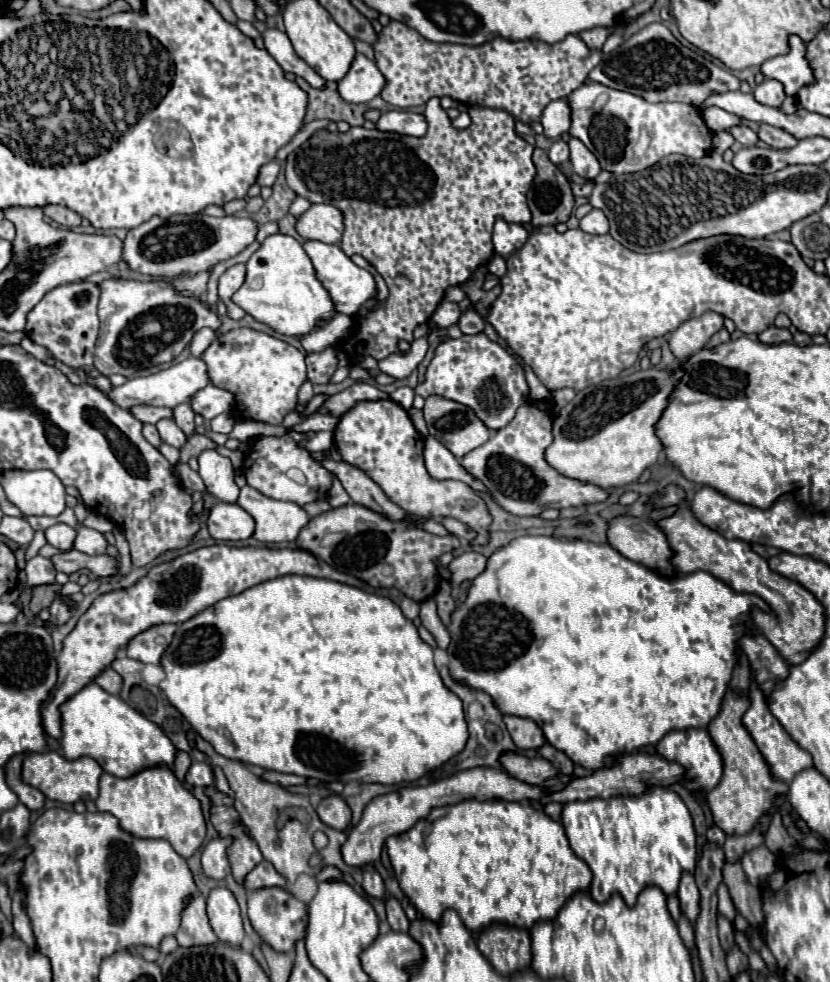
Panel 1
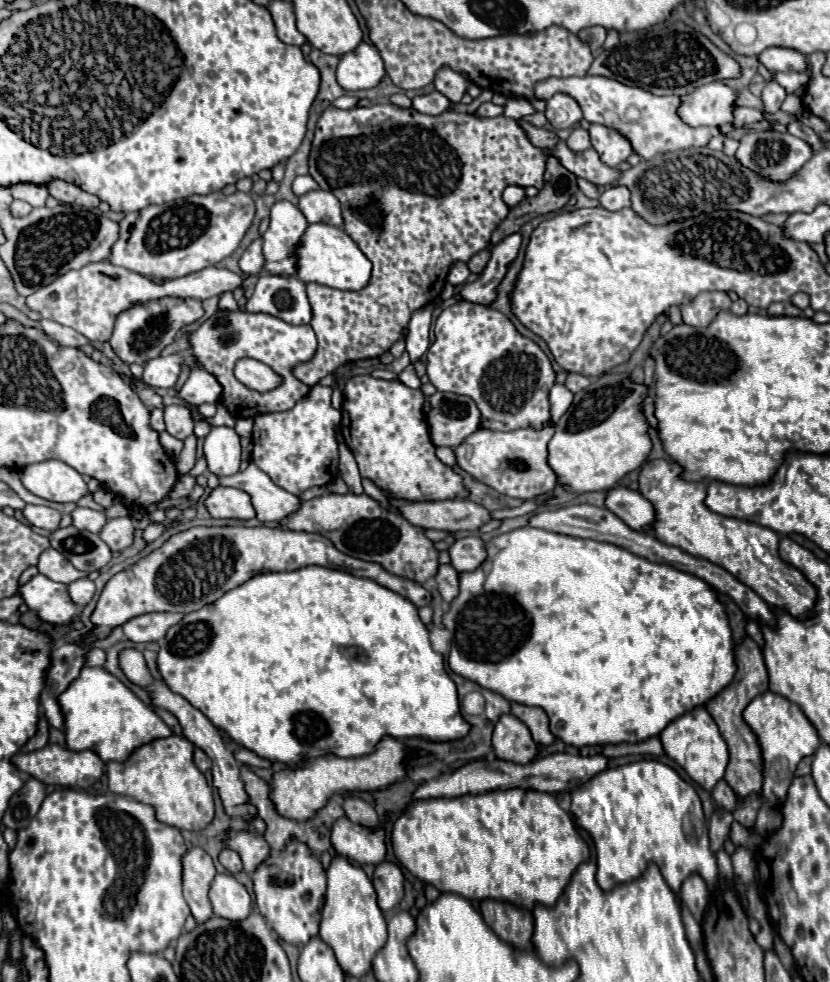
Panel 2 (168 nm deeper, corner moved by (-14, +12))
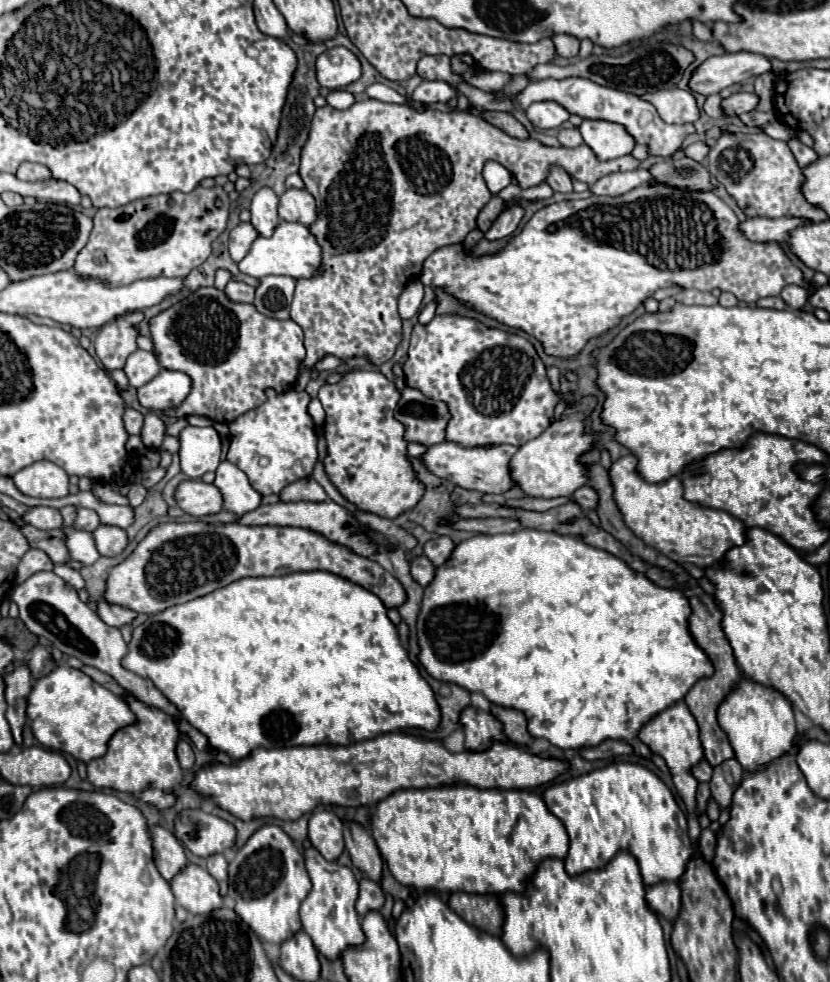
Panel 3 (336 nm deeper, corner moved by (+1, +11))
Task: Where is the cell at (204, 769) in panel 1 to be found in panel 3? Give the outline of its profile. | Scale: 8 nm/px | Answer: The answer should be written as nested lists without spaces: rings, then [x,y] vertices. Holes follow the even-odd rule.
[[[181,739],[181,741],[177,743],[177,759],[179,759],[179,765],[183,767],[183,771],[187,771],[187,769],[193,767],[195,755],[193,755],[193,747],[191,747],[189,741]]]

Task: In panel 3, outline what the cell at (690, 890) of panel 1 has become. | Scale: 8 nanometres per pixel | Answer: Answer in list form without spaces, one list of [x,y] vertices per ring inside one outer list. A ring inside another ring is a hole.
[[[663,881],[647,889],[647,903],[653,911],[661,913],[665,919],[675,921],[681,911],[681,887],[675,881]]]

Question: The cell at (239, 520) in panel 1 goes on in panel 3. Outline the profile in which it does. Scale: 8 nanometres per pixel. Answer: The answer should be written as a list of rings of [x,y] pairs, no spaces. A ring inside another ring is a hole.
[[[201,479],[183,481],[177,487],[175,499],[177,499],[177,505],[193,517],[215,515],[223,509],[221,507],[221,491],[217,491],[217,487],[213,487],[213,485],[203,483]]]

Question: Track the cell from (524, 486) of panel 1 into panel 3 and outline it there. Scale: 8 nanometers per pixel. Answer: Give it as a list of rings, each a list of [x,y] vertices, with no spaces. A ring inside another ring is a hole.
[[[445,441],[439,445],[431,445],[423,457],[423,463],[431,473],[443,477],[463,489],[473,489],[481,493],[507,493],[509,489],[517,487],[515,479],[511,477],[511,457],[517,453],[519,447],[501,445],[501,447],[461,447],[459,443]]]

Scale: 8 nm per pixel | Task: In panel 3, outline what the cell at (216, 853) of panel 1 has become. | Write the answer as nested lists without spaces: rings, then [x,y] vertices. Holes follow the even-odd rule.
[[[211,855],[207,857],[207,871],[217,879],[221,887],[221,895],[227,895],[227,861],[223,855]]]

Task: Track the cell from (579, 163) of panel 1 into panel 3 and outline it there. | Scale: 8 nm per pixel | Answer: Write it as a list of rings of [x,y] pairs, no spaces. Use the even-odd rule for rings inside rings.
[[[585,119],[581,123],[579,131],[581,131],[585,145],[589,145],[591,151],[601,161],[623,157],[623,155],[631,153],[631,149],[635,147],[633,137],[627,135],[627,131],[617,123]]]

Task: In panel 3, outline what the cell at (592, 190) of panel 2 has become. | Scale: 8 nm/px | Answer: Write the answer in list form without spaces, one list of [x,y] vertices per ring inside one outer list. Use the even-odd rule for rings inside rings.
[[[551,167],[551,173],[547,177],[547,185],[553,191],[561,191],[561,193],[571,193],[573,185],[571,185],[571,177],[561,169],[561,167]]]

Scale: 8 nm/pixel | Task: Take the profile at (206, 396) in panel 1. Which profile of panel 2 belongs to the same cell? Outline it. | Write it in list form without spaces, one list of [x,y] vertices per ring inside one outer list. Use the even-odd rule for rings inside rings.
[[[194,368],[178,390],[178,398],[182,398],[190,406],[200,406],[204,402],[216,404],[220,402],[220,384],[204,368]]]

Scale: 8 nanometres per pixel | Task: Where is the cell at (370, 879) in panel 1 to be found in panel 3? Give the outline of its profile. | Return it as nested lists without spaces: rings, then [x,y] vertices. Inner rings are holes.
[[[363,877],[359,881],[359,899],[355,903],[357,913],[363,917],[369,911],[381,909],[383,903],[385,903],[385,893],[383,893],[381,885],[369,877]]]

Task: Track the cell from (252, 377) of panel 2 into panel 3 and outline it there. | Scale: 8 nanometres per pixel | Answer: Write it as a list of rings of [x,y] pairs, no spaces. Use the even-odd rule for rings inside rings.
[[[267,389],[265,395],[267,401],[261,407],[247,411],[229,423],[231,447],[227,461],[237,463],[261,495],[271,495],[281,493],[287,485],[311,475],[317,463],[317,437],[313,431],[313,419],[307,413],[311,401],[307,391],[289,389],[287,393],[277,393]],[[303,399],[307,399],[307,403]]]

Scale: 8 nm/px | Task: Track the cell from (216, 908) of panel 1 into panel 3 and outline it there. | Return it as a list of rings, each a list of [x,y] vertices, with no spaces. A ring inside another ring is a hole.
[[[189,863],[179,875],[173,877],[171,891],[177,903],[193,915],[205,915],[217,907],[223,907],[217,881],[207,873],[207,869],[201,869],[193,863]]]

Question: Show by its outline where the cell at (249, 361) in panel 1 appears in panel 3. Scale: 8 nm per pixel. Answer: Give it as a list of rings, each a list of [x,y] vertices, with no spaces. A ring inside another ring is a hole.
[[[203,287],[173,305],[171,309],[153,317],[151,337],[155,343],[155,355],[159,359],[159,365],[165,369],[183,371],[193,379],[193,389],[189,397],[181,403],[181,407],[163,413],[173,417],[205,415],[211,421],[219,423],[231,423],[245,411],[251,411],[253,407],[265,403],[267,387],[273,387],[277,393],[289,391],[299,377],[299,363],[305,357],[303,331],[295,321],[271,319],[261,315],[253,305],[231,303],[225,293],[215,287]]]

